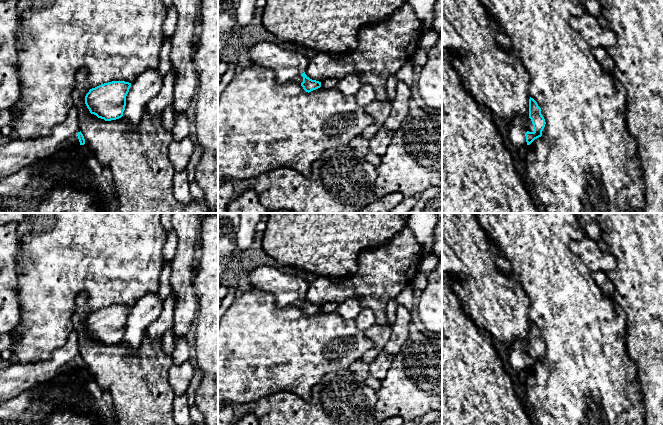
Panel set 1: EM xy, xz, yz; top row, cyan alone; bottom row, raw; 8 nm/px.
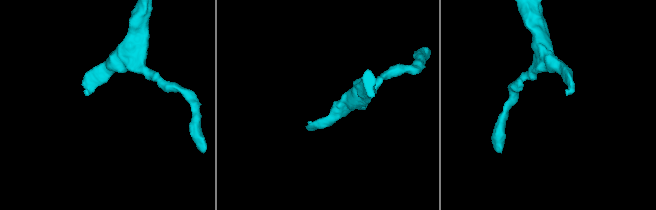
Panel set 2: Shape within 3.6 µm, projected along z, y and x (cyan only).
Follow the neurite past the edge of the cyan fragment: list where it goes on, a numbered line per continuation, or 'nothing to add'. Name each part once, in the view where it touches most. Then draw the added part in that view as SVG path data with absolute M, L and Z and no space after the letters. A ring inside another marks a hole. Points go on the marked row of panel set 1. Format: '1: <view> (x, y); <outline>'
1: yz (516, 131); M529 108L527 112L526 125L522 125L522 119L520 116L514 116L513 120L507 124L508 136L511 144L515 148L520 148L527 145L525 133L527 131L534 132L533 124L529 118Z

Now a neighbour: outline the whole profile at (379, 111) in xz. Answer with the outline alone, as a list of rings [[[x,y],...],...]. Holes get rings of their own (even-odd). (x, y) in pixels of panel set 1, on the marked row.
[[[374,100],[364,108],[365,112],[372,117],[372,123],[362,132],[362,136],[371,141],[378,130],[383,126],[385,119],[391,111],[391,101],[380,102]]]

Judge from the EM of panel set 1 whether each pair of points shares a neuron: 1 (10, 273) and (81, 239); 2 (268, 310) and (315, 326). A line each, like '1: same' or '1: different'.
1: different
2: same

